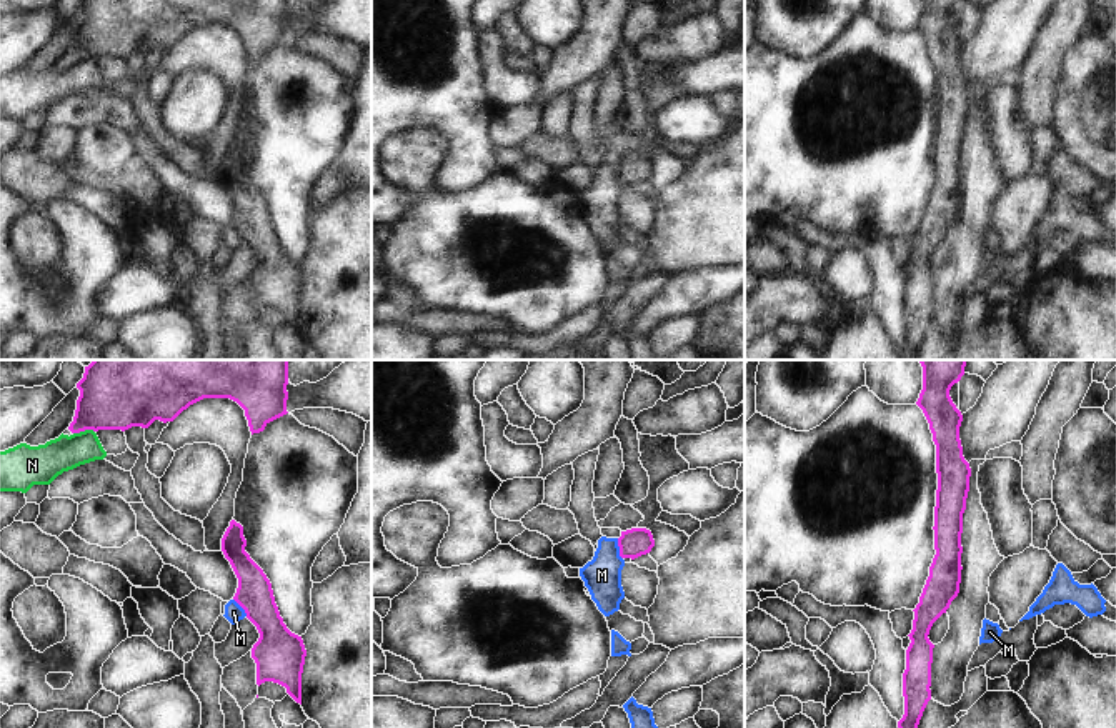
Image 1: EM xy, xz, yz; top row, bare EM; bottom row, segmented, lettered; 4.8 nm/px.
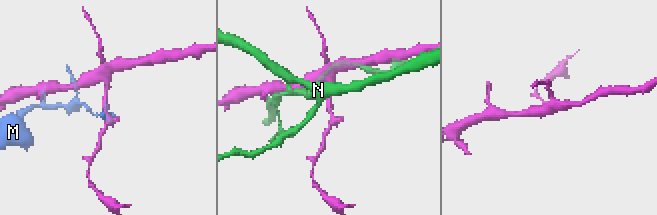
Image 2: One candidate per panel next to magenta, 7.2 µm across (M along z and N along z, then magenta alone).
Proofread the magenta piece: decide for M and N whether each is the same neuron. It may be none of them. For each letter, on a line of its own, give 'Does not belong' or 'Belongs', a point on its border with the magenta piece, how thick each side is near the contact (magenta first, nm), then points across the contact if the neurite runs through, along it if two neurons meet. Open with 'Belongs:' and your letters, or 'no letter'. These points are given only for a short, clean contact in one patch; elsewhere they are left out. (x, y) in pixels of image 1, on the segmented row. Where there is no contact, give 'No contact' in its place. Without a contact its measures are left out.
Belongs: no letter
M: Does not belong. Touches magenta at xz (620, 548). Thickness 140 nm (magenta) against 180 nm. Boundary: xz (617, 538), (622, 558)
N: Does not belong. Touches magenta at xy (84, 430). Thickness 360 nm (magenta) against 180 nm.

